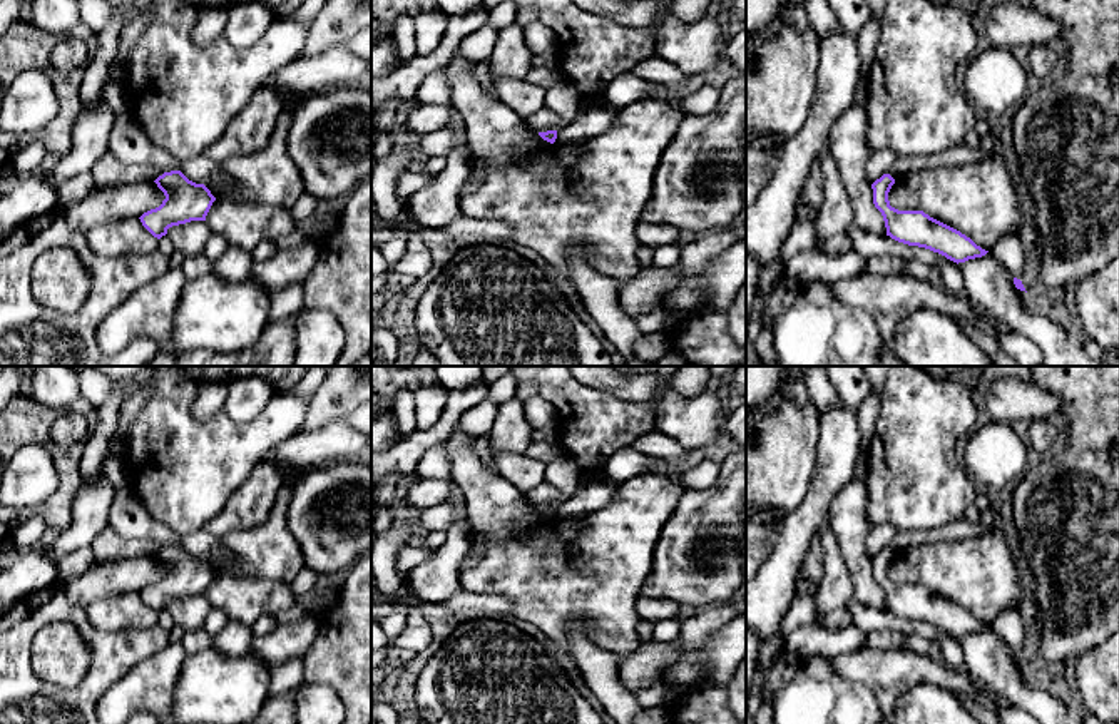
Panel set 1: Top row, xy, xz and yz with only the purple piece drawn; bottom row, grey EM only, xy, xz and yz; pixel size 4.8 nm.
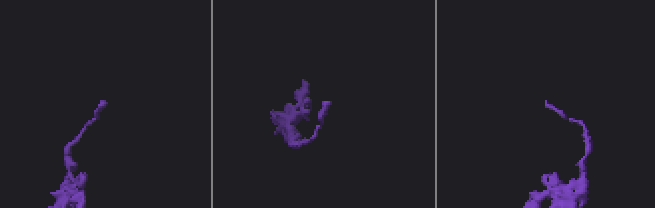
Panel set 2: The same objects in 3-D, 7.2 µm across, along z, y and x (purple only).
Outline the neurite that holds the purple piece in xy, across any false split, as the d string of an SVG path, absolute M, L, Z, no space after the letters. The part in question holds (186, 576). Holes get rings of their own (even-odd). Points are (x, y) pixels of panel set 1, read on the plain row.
M181 545L164 547L154 557L164 567L166 574L159 582L139 592L154 612L161 614L172 600L206 595L216 572L204 558L189 555Z

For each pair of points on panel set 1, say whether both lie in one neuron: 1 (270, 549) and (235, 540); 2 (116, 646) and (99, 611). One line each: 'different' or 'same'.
1: same
2: different

